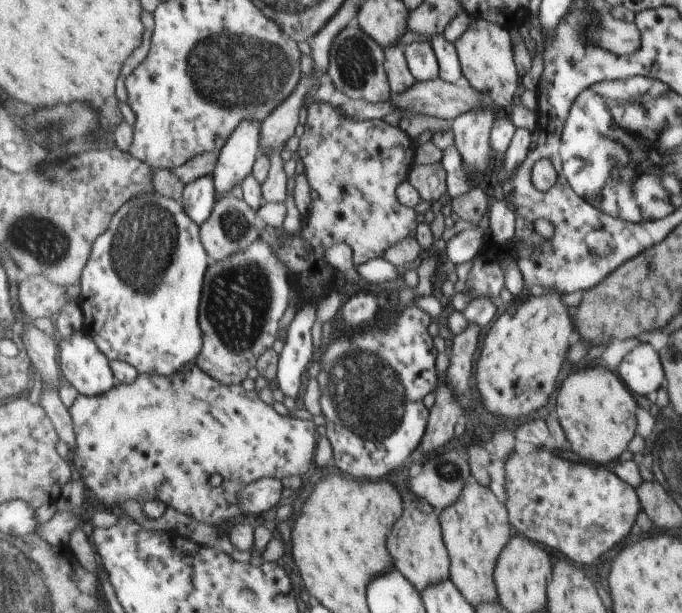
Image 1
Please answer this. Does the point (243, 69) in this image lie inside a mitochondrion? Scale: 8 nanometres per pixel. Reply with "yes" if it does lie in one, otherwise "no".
yes

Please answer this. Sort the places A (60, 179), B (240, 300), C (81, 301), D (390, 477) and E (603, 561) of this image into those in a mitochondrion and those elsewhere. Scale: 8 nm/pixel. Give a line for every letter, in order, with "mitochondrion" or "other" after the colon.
A: other
B: mitochondrion
C: other
D: other
E: other

